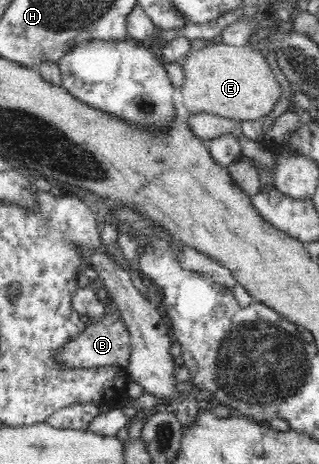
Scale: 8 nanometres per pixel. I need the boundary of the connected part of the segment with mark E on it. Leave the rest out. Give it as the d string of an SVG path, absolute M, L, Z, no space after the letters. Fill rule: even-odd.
M210 44L190 51L181 63L184 84L178 91L178 100L190 114L207 112L230 120L251 121L267 117L282 96L282 86L270 70L266 57L250 45Z

